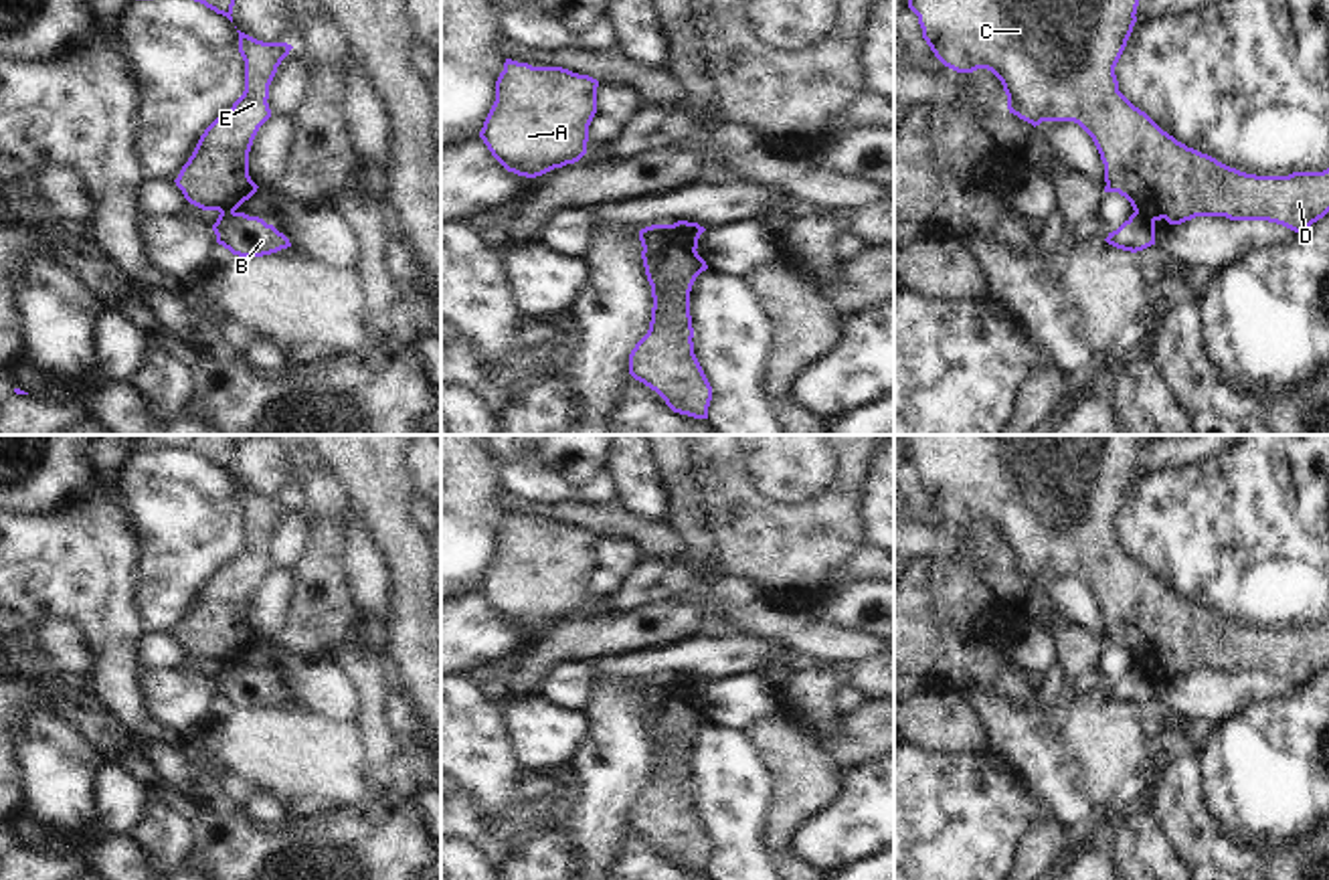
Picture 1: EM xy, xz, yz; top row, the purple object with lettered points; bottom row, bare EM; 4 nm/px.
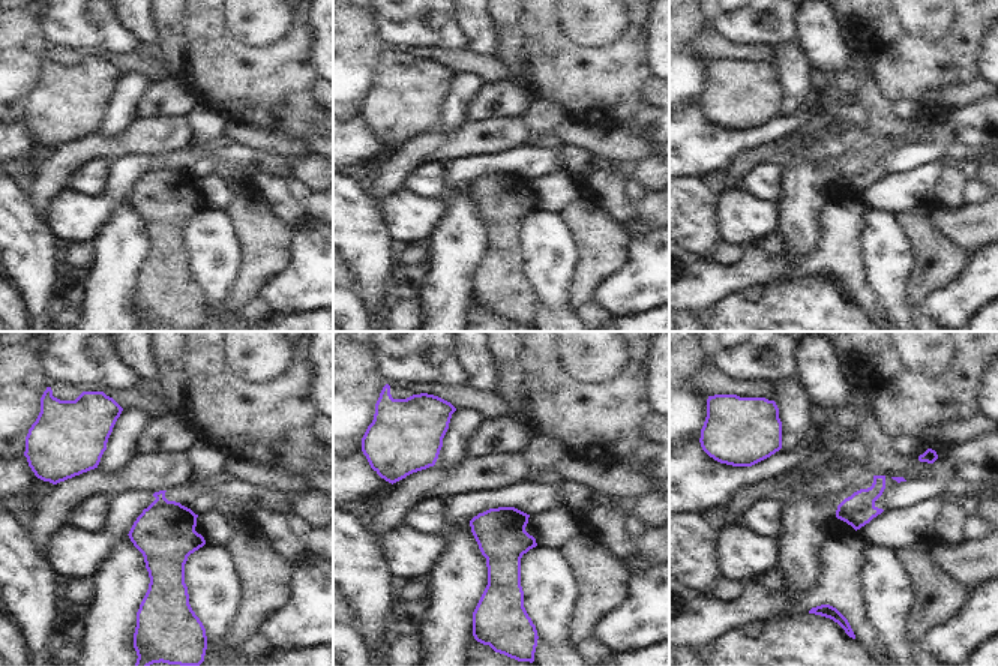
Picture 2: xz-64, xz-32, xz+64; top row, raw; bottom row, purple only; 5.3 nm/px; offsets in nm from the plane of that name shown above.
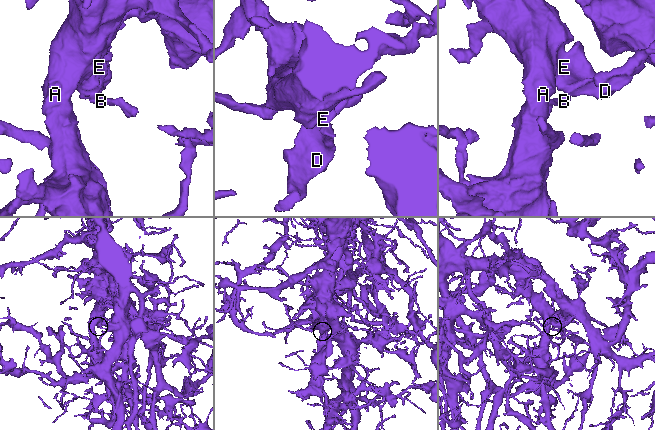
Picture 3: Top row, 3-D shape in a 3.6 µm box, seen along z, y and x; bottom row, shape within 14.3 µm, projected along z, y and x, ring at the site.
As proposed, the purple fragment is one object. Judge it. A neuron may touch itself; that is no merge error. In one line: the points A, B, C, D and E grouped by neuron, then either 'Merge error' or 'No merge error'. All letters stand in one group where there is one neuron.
Groups: A C D E / B. Merge error.

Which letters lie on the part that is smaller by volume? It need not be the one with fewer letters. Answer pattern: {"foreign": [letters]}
{"foreign": ["B"]}

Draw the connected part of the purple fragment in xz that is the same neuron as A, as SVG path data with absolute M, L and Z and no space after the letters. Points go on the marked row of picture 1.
M506 59L479 138L518 176L536 178L587 154L599 81Z

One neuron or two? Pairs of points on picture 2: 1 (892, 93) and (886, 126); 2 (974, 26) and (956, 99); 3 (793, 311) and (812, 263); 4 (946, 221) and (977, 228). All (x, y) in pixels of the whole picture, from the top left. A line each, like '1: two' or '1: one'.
1: two
2: two
3: two
4: one

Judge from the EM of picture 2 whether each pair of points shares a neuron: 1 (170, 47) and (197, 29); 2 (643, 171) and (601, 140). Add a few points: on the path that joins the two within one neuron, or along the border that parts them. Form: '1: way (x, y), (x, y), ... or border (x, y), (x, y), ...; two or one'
1: border (183, 15), (185, 65), (180, 71); two
2: border (653, 155), (637, 161); two

